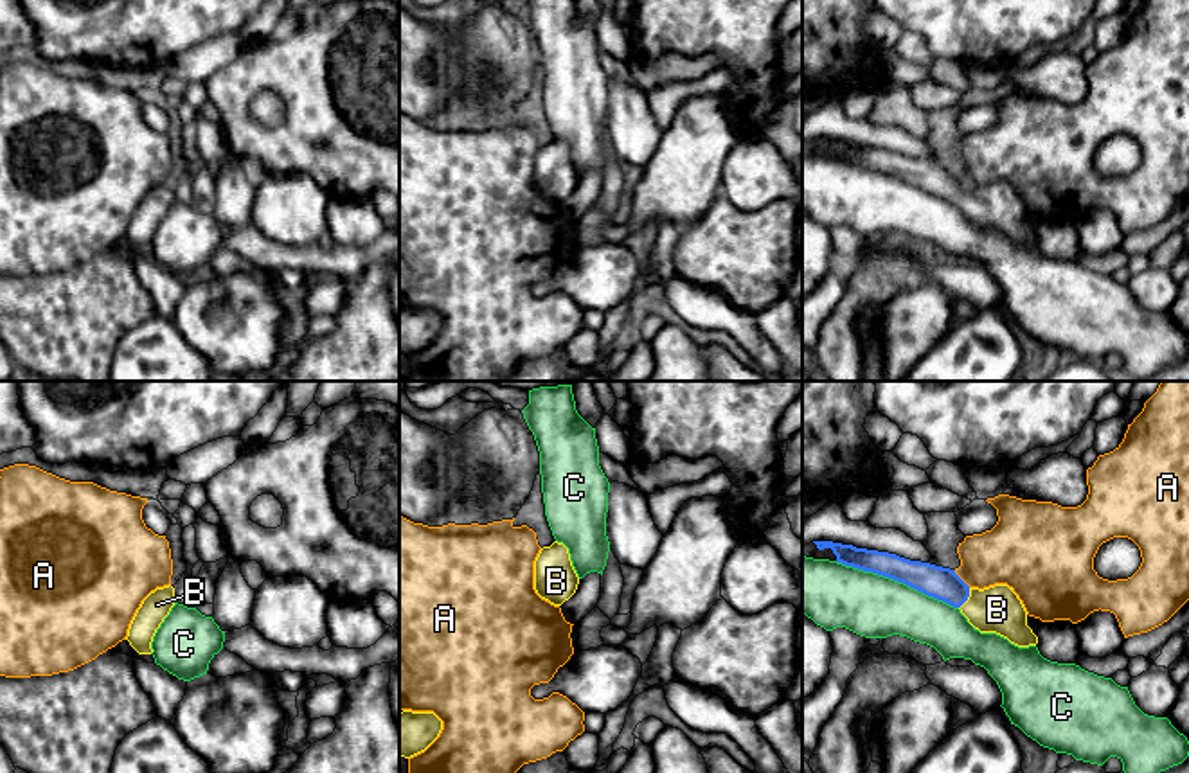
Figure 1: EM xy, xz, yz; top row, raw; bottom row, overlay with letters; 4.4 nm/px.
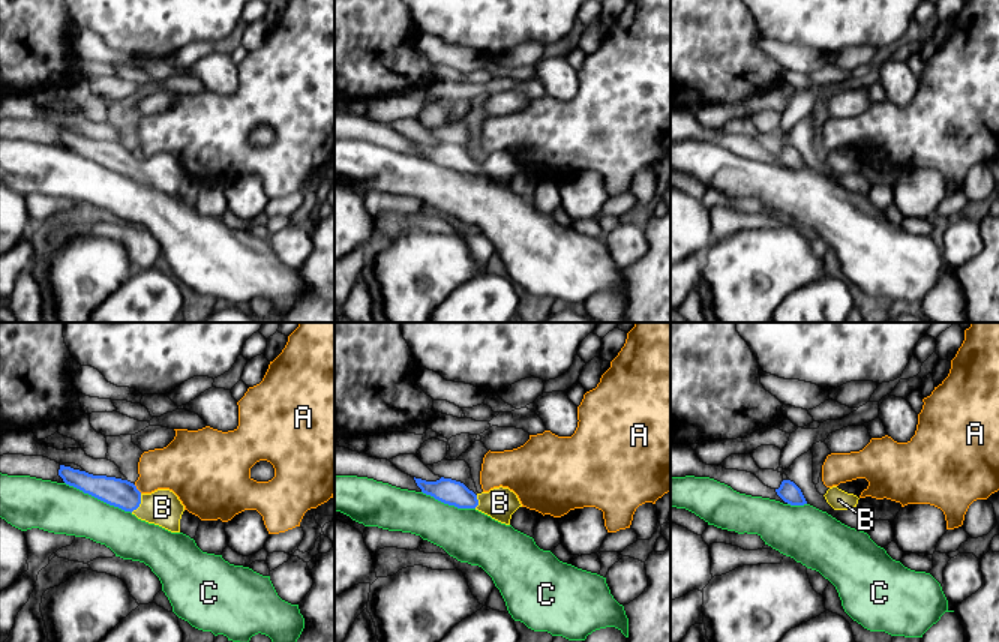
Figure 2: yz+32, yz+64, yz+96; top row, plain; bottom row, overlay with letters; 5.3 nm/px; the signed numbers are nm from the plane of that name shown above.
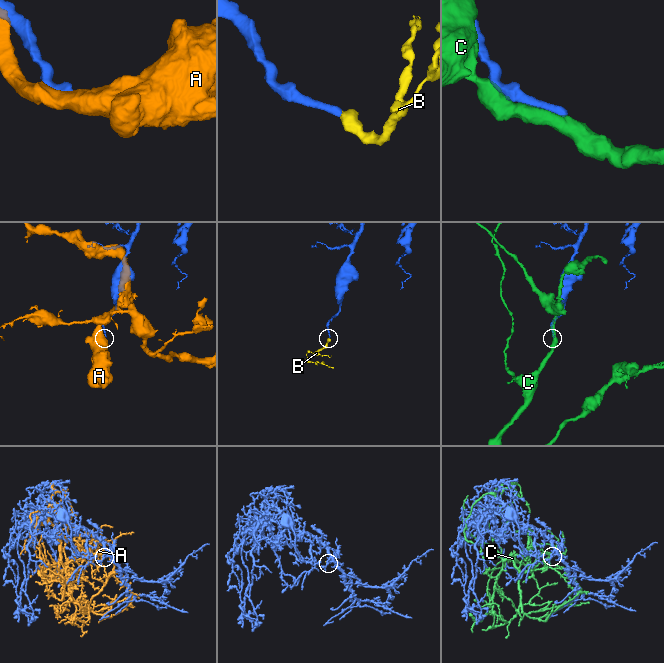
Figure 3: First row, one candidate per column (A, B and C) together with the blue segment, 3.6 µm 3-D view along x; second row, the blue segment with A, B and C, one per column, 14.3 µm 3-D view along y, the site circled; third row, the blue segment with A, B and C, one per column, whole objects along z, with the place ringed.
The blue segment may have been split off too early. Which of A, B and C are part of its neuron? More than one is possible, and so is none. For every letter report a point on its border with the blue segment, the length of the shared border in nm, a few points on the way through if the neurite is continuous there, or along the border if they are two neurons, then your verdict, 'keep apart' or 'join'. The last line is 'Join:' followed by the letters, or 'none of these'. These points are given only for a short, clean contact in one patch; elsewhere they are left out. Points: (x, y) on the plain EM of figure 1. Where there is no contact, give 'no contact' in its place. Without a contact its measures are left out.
A: meets blue in yz at (961, 177); contact 110 nm long; keep apart
B: meets blue in yz at (966, 196); contact 110 nm long; runs through yz (945, 182), (966, 196), (986, 207), (997, 207); join
C: meets blue in yz at (896, 177); contact 600 nm long; keep apart
Join: B

